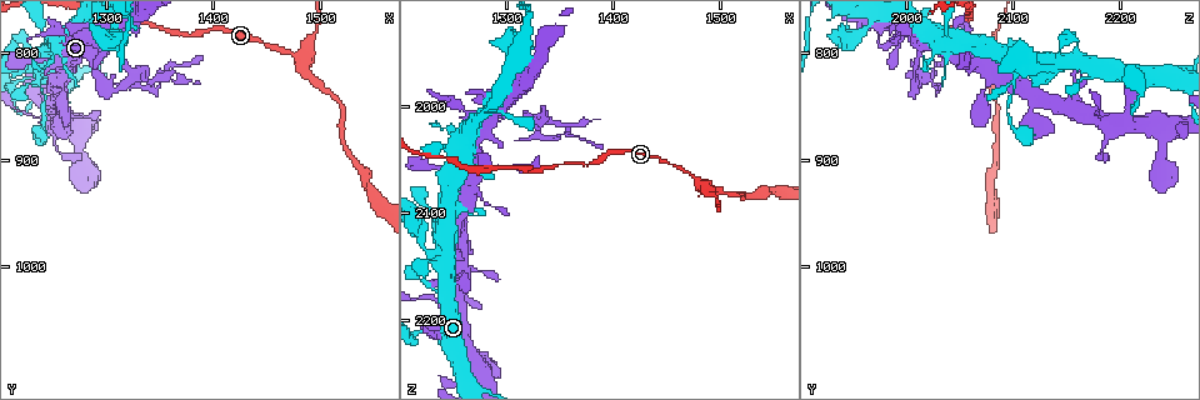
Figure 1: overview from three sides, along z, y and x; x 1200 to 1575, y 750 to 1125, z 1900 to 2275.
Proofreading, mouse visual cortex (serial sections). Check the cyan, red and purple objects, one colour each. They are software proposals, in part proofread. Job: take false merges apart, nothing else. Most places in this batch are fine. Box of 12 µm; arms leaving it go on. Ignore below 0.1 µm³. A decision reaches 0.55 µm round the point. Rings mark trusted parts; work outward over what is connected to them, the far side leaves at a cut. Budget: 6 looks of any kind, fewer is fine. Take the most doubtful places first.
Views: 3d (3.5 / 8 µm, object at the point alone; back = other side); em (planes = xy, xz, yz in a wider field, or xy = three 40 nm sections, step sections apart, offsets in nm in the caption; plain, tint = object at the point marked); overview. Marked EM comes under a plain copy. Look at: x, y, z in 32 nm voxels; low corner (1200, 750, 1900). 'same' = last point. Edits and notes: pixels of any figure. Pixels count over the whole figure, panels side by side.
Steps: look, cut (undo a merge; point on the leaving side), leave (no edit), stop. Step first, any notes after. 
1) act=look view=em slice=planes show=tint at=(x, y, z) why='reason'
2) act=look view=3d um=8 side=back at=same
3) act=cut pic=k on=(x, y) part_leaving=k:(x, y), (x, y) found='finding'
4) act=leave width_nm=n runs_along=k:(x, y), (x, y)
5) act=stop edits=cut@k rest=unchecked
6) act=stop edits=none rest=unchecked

act=look view=3d um=3.5 at=(1298, 834, 2008) why='sharp bend'

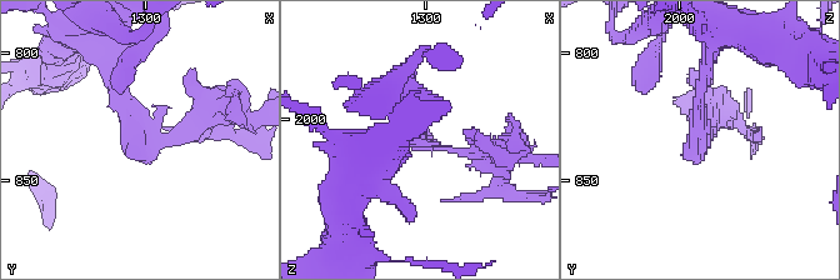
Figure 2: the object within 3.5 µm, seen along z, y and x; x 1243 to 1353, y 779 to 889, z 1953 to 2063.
act=look view=em slice=xy step=1 show=tint at=(1300, 834, 2007) arm_widths_nm=150,200

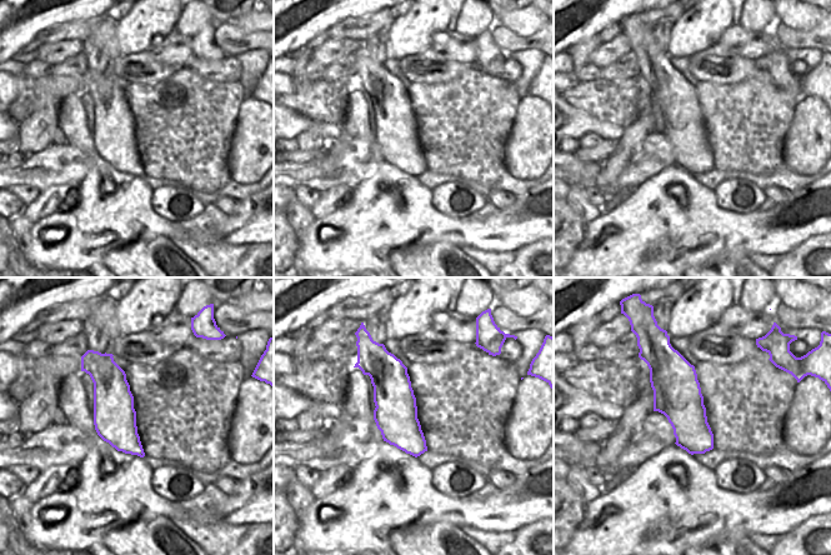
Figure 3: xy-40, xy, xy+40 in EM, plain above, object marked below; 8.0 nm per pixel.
act=cut pic=2 on=(481, 165) part_leaving=2:(448, 149), (520, 153), (539, 159) found='a second cell is stuck on'

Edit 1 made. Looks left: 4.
act=look view=3d um=3.5 at=(1482, 808, 2072) why='three-way junction'

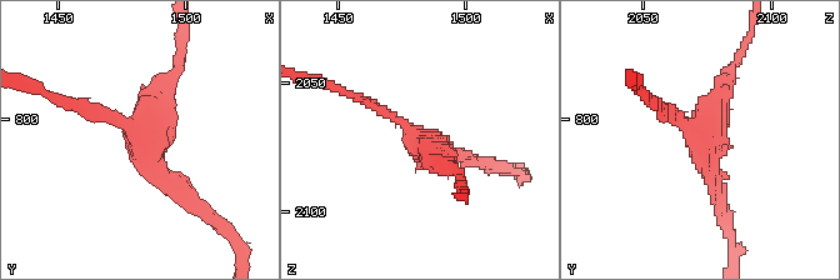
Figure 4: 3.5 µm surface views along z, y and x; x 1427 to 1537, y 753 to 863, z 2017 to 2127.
act=look view=em slice=xy step=3 show=tint at=(1481, 805, 2072) arms=3 arm_widths_nm=150,250,250 why='now the EM'

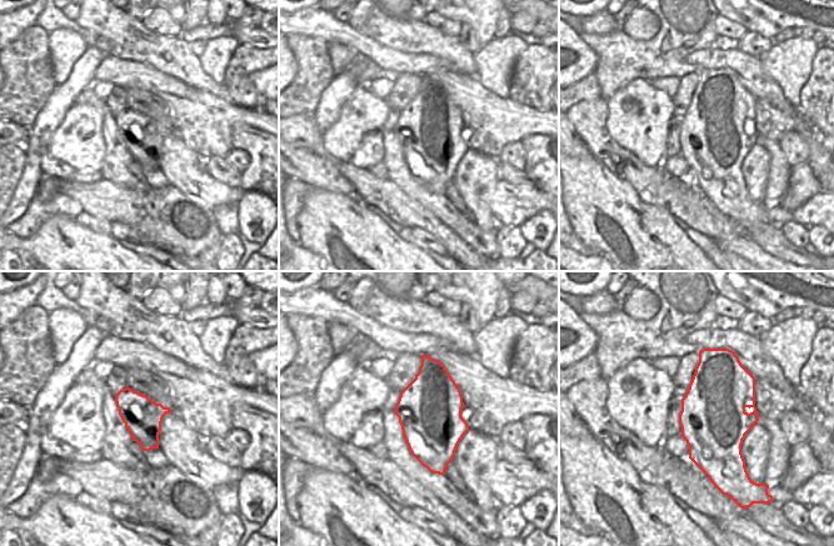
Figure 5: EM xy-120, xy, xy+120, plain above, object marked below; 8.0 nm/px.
act=leave runs_along=4:(73, 104), (119, 116), (188, 196) found='continuous, no second cell'

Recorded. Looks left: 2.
act=look view=3d um=3.5 at=(1236, 814, 2102) why='side arm on a straight run'

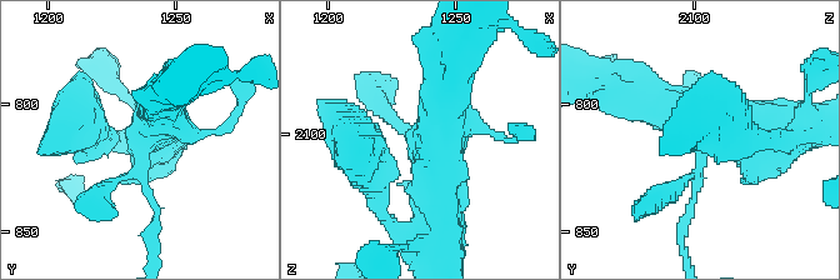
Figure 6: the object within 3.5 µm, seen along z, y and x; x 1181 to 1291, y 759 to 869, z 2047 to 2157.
act=look view=em slice=xy step=1 show=tint at=(1236, 815, 2103)

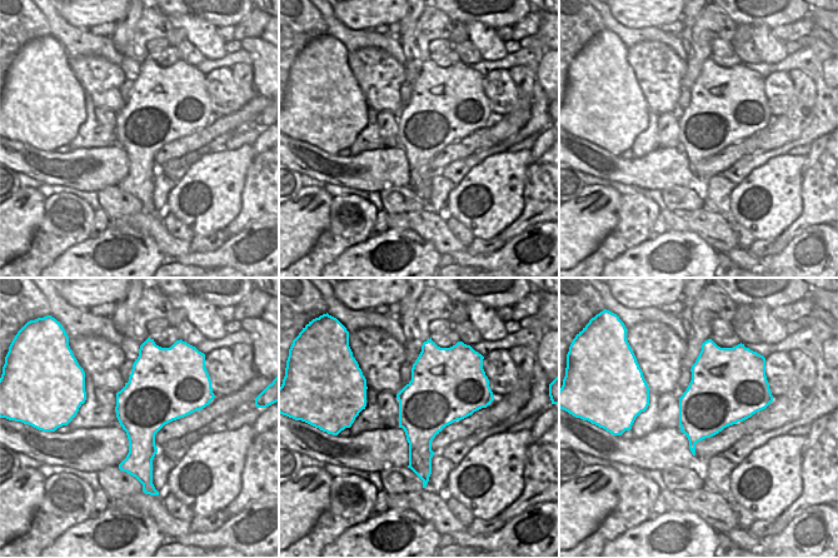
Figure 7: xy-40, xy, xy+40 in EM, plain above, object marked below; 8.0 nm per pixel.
act=leave found='continuous, no second cell'

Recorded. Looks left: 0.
act=stop edits=cut@2 rest=unchecked

